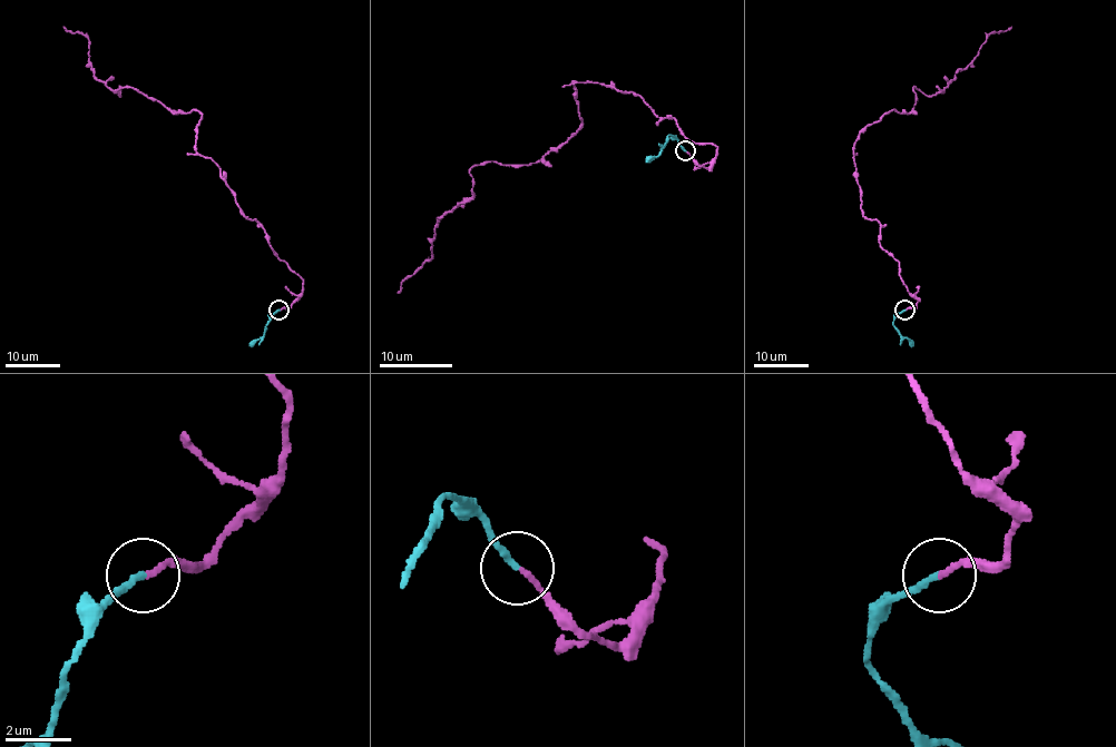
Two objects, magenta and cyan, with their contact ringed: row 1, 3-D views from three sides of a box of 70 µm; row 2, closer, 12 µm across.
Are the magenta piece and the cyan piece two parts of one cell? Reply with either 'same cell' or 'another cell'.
another cell

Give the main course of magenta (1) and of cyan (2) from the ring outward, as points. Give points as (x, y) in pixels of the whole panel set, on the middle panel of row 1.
1: (685, 150), (716, 154), (639, 96), (574, 82), (580, 125), (540, 159), (475, 165), (398, 293)
2: (685, 150), (668, 136), (659, 153), (645, 161)

